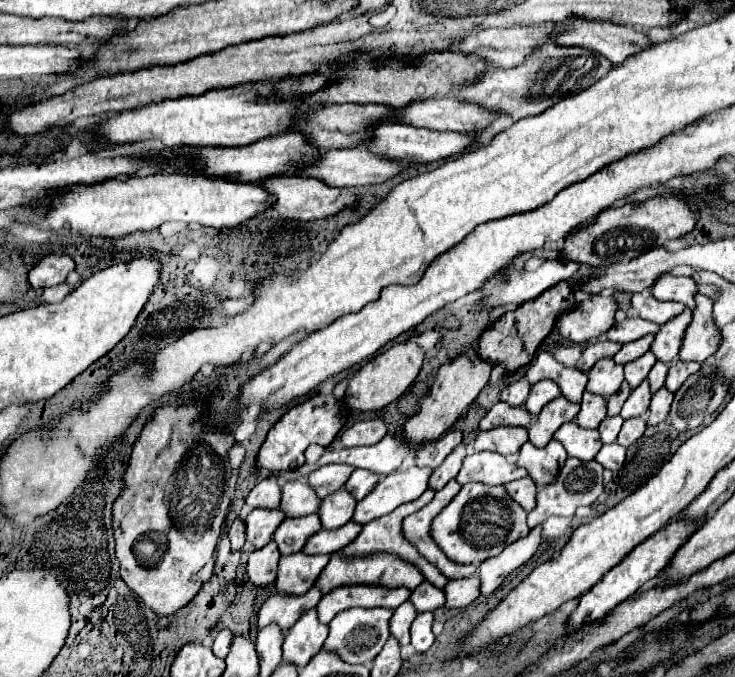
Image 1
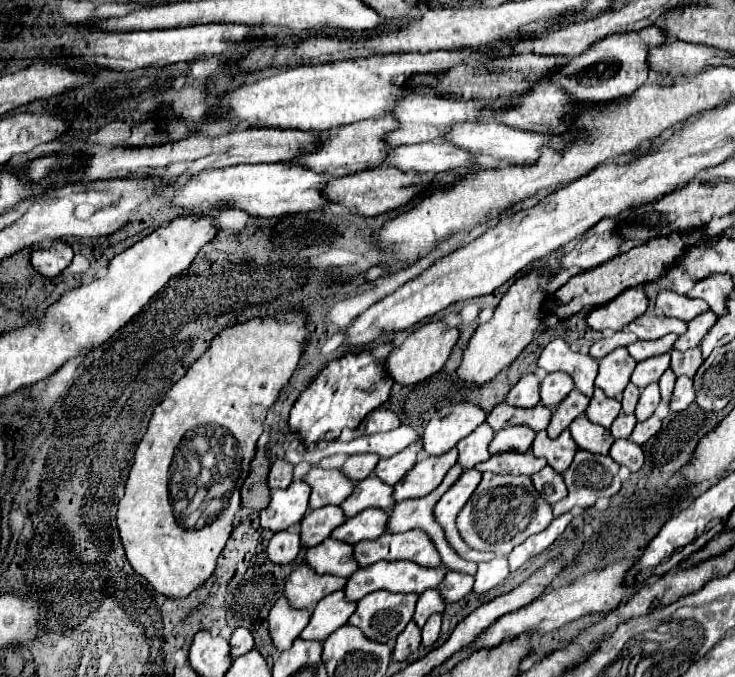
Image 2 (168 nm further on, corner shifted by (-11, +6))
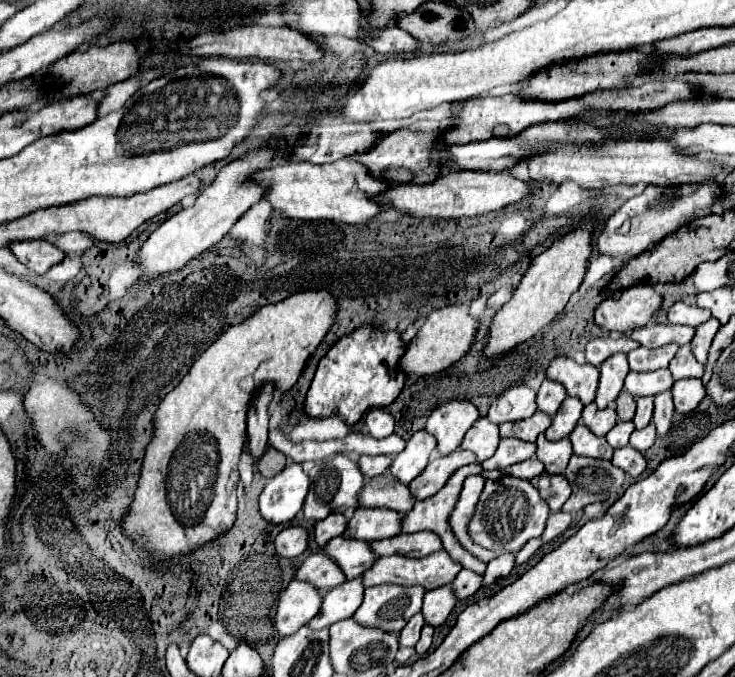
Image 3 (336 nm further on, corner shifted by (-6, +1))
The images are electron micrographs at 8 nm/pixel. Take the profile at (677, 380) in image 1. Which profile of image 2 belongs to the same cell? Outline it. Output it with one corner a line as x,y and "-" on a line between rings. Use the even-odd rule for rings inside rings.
691,348
687,352
677,352
677,350
671,352
671,370
677,376
693,378
701,364
703,364
703,358
701,358
699,348

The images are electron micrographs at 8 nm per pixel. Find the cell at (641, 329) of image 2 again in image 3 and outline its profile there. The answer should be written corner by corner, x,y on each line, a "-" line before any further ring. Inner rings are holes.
650,325
650,327
642,327
638,331
634,331
630,337
634,341
638,341
640,345
648,347
648,349
656,349
668,343
678,343
678,345
686,345
690,343
690,339
694,337
694,327
688,325

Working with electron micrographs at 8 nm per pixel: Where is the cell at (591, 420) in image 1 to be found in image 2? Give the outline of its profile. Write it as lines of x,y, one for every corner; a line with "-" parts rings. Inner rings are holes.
595,388
595,394
593,394
591,404
589,404
589,408
587,408
585,414
587,414
587,418
593,424
609,428
613,424
613,420
619,416
619,412
621,412
621,402
613,400
613,398
607,398
603,394
603,390

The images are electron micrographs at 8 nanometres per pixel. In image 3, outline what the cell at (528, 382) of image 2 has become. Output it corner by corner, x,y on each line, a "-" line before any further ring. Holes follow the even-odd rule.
514,385
498,395
490,409
488,419
492,423
506,423
506,421
522,421
536,413
536,393
526,385

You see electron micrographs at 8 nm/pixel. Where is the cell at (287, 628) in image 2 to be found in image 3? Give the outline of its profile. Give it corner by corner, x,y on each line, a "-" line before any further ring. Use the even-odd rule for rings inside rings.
292,579
280,597
276,613
276,629
282,637
296,633
322,607
322,595
306,581

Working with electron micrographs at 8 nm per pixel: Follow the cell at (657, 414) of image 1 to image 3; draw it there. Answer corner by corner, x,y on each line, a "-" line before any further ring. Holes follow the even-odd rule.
682,379
672,385
672,399
678,413
690,413
706,397
706,389
700,379

